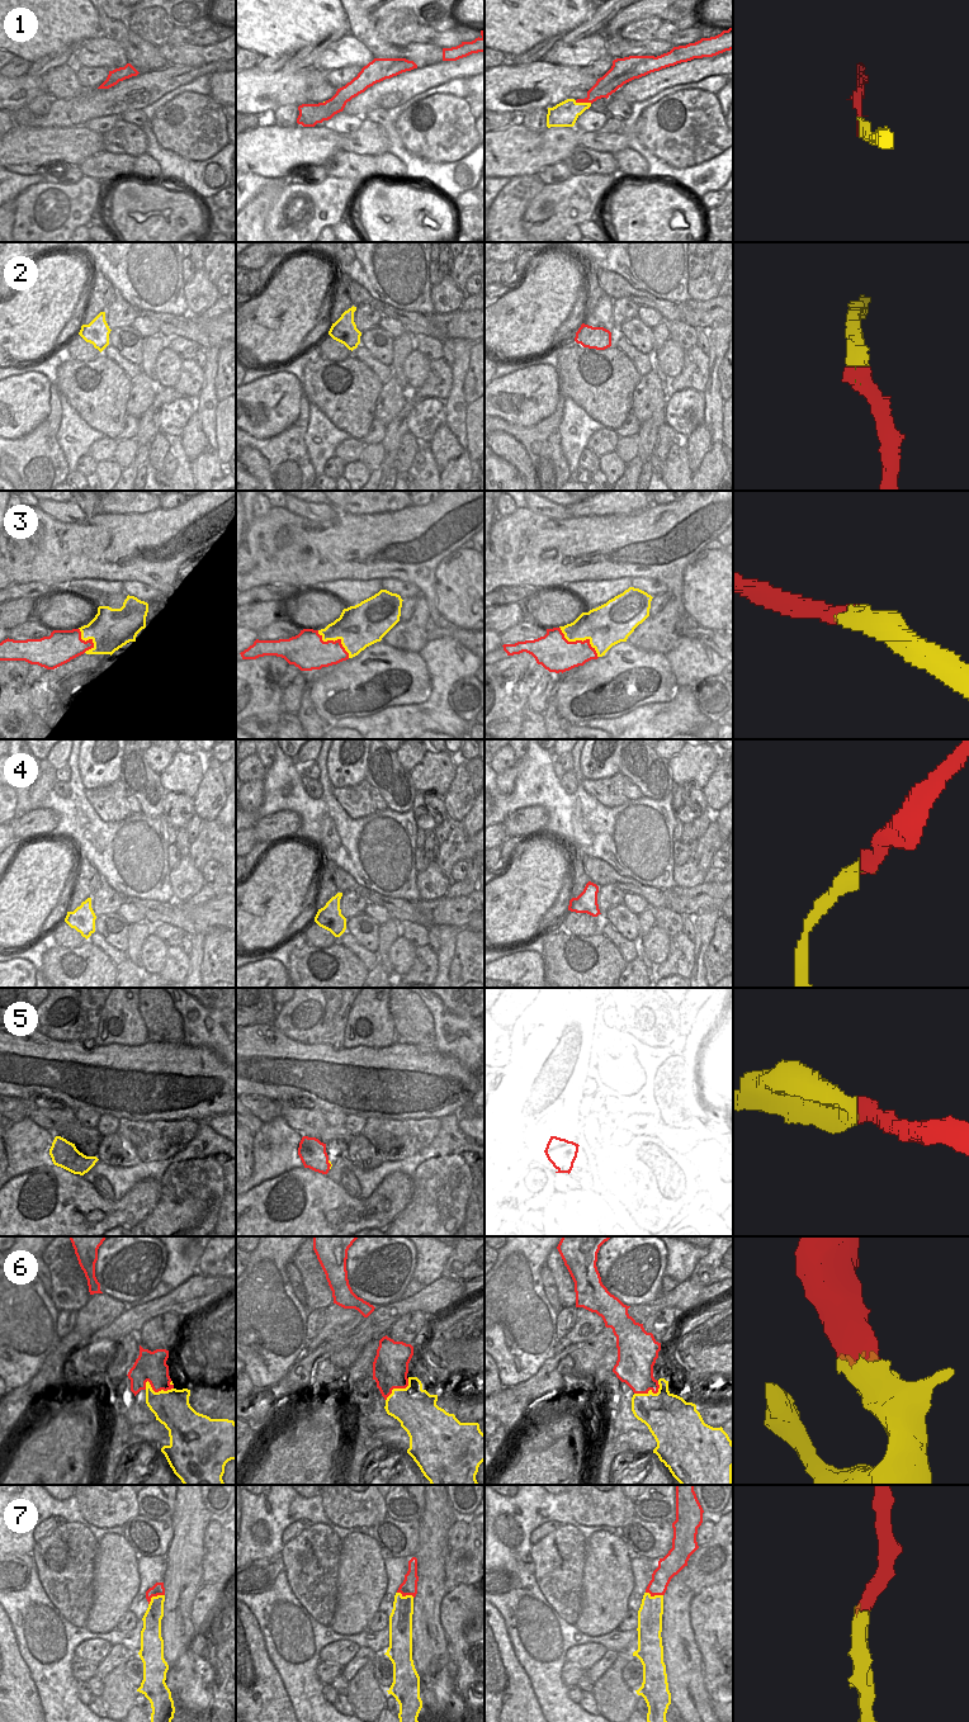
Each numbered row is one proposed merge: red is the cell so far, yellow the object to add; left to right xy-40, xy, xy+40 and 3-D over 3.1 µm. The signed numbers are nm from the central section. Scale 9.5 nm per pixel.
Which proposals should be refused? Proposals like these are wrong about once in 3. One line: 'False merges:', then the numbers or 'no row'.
False merges: 2.

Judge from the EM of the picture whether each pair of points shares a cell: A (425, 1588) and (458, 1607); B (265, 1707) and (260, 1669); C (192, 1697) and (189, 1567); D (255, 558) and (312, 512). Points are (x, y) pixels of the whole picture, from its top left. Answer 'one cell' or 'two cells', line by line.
A: two cells
B: one cell
C: one cell
D: two cells

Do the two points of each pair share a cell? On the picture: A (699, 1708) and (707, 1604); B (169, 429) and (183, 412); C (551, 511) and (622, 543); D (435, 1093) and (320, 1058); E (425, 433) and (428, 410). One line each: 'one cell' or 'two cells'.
A: two cells
B: one cell
C: two cells
D: one cell
E: one cell

